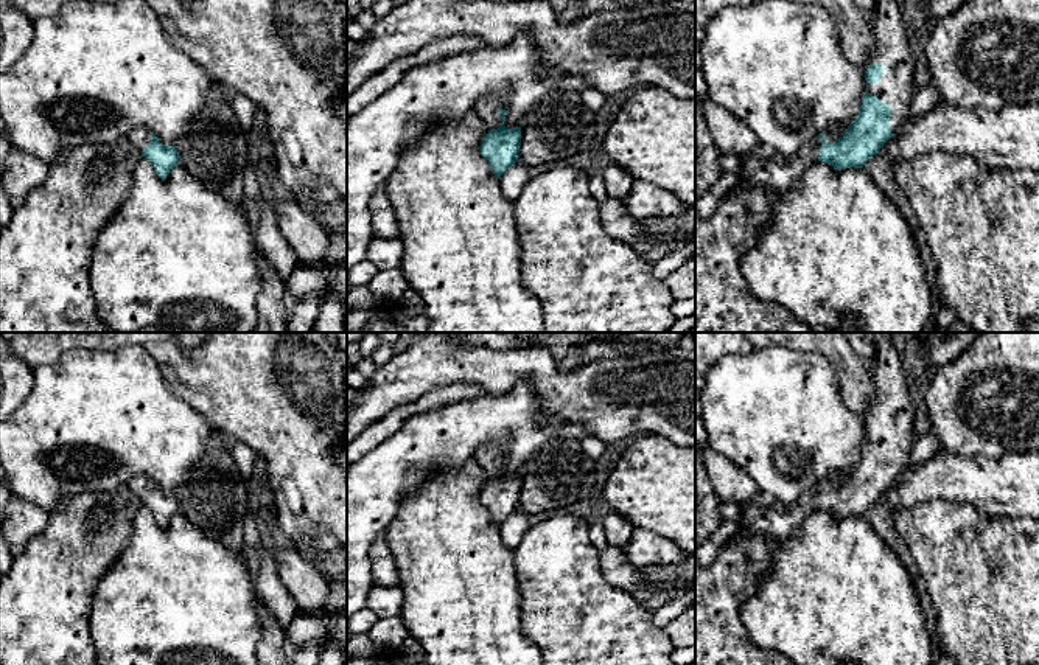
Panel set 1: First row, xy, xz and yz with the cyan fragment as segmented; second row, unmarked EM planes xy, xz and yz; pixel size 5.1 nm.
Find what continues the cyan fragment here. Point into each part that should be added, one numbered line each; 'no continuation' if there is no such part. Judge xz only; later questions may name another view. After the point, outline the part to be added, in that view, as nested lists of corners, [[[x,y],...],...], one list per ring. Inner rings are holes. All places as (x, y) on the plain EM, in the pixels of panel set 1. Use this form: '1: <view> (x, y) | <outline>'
1: xz (487, 457) | [[[479,447],[476,452],[474,460],[481,465],[487,479],[493,479],[501,474],[499,455],[506,457],[506,451],[502,447]]]

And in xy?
1: xy (140, 485) | [[[137,475],[129,485],[128,488],[140,499],[143,500],[143,497],[149,493],[151,488],[151,480],[145,475]]]

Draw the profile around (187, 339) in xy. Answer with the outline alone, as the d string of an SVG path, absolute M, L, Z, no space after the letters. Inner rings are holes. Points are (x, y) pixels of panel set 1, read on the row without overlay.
M174 332L184 348L193 348L202 343L213 332Z

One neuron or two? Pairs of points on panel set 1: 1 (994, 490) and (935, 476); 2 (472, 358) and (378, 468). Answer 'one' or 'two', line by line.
1: one
2: two

